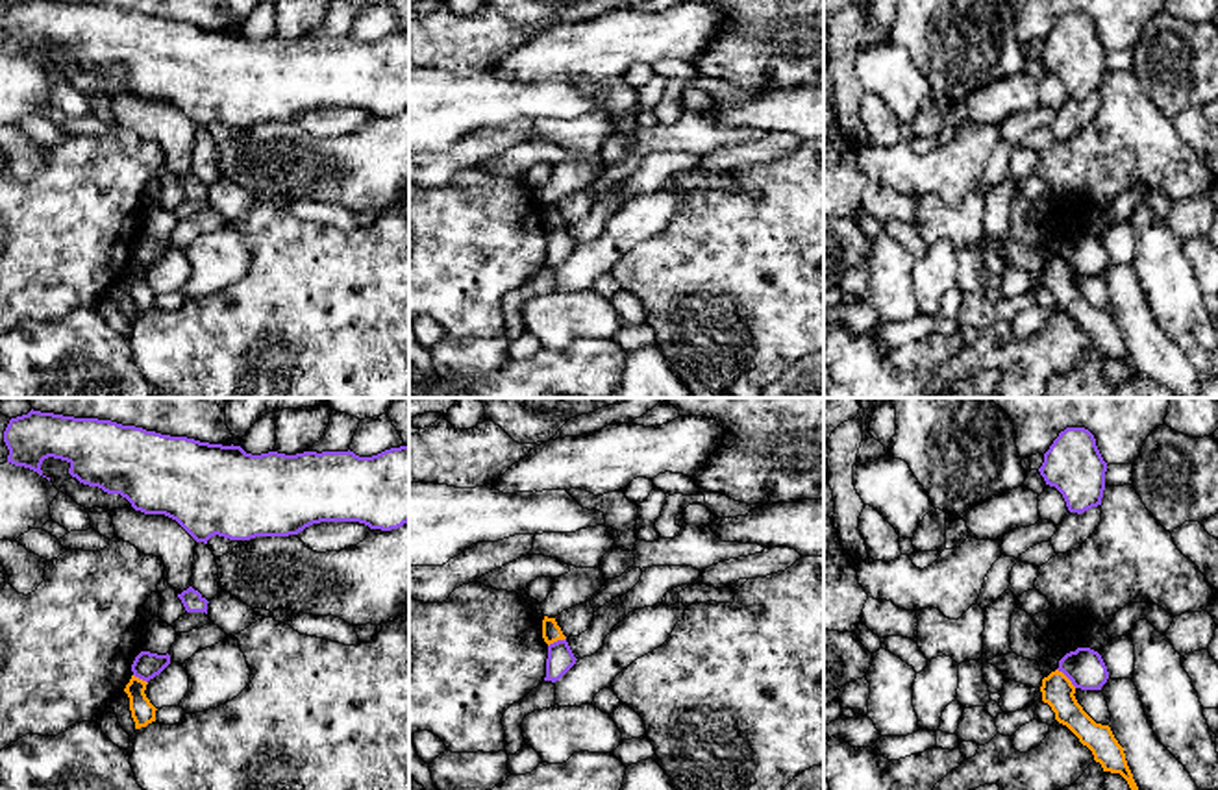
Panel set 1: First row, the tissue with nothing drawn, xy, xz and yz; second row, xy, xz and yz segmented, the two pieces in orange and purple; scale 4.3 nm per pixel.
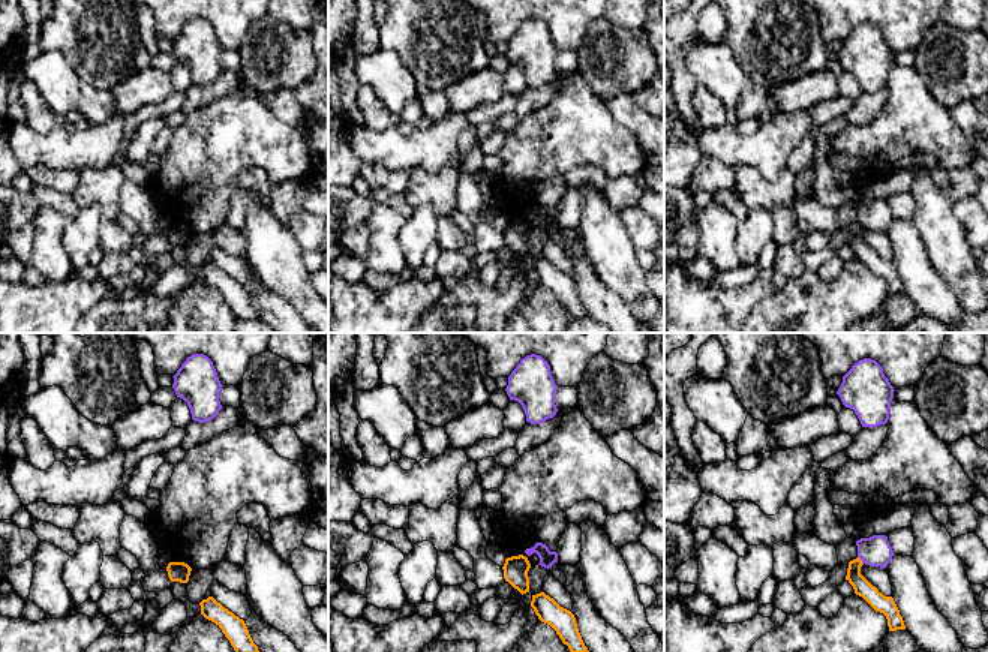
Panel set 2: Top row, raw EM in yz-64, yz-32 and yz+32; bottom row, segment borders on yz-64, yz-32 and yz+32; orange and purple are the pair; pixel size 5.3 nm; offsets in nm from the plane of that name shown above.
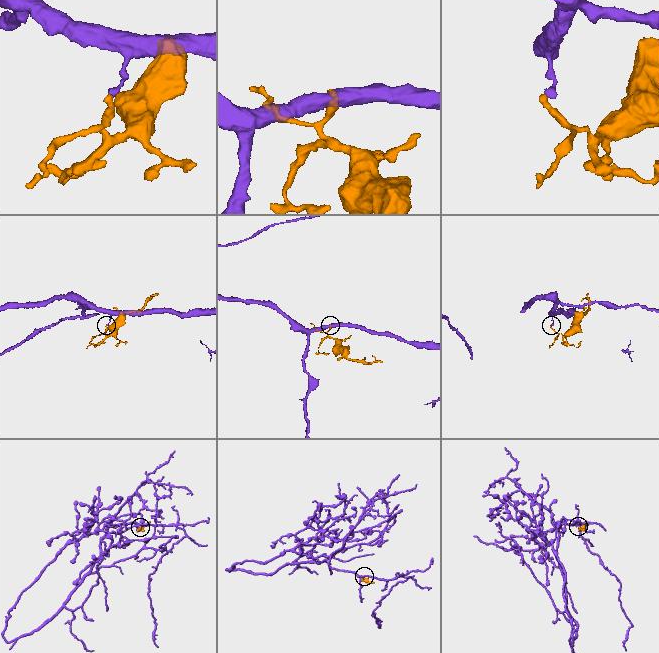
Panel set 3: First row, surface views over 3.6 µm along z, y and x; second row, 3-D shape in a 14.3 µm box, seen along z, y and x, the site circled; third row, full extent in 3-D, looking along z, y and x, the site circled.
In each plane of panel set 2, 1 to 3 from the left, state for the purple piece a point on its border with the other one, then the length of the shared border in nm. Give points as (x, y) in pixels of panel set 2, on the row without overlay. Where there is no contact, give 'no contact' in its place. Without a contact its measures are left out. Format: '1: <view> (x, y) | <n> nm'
1: no contact
2: no contact
3: yz+32 (861, 225) | 50 nm

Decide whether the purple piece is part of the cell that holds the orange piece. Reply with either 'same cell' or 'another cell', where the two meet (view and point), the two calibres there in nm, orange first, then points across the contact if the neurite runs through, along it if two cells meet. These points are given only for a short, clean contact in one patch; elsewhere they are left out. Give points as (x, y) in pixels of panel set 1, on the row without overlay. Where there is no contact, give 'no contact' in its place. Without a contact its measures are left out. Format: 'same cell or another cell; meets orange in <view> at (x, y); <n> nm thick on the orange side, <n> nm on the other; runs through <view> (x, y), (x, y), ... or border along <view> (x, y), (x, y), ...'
another cell; meets orange in yz at (1067, 263); 140 nm thick on the orange side, 170 nm on the other; border along yz (1057, 254), (1076, 272)

